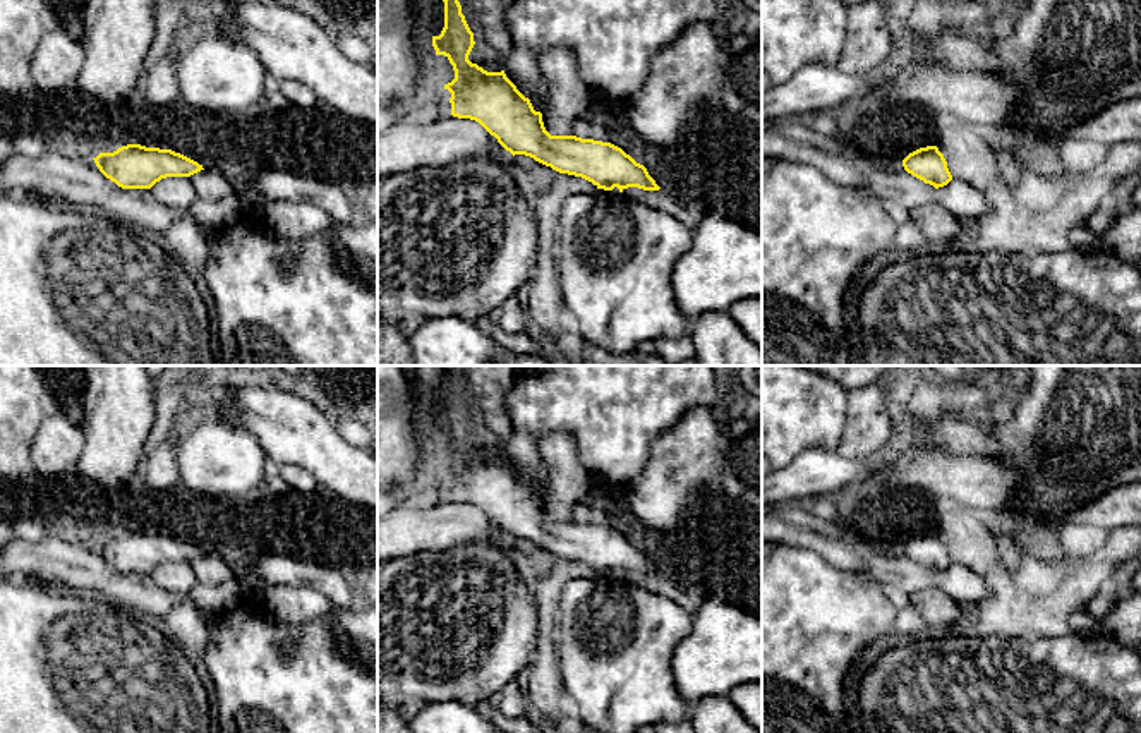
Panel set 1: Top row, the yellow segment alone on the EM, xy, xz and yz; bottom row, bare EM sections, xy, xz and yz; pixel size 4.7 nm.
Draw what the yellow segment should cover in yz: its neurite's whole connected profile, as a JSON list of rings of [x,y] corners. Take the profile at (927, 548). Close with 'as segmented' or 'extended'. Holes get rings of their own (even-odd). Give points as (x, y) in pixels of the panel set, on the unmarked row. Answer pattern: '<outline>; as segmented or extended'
[[[937,530],[920,532],[909,537],[903,544],[903,551],[908,558],[935,573],[944,572],[952,565],[947,546]]]; as segmented

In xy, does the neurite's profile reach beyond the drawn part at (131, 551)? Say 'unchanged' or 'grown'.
unchanged

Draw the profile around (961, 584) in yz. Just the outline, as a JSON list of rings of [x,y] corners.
[[[762,505],[762,541],[813,549],[839,570],[865,575],[875,584],[894,584],[908,594],[937,585],[957,604],[975,608],[987,596],[985,582],[973,570],[952,563],[935,573],[904,553],[880,551],[842,515],[820,518],[808,505]]]

